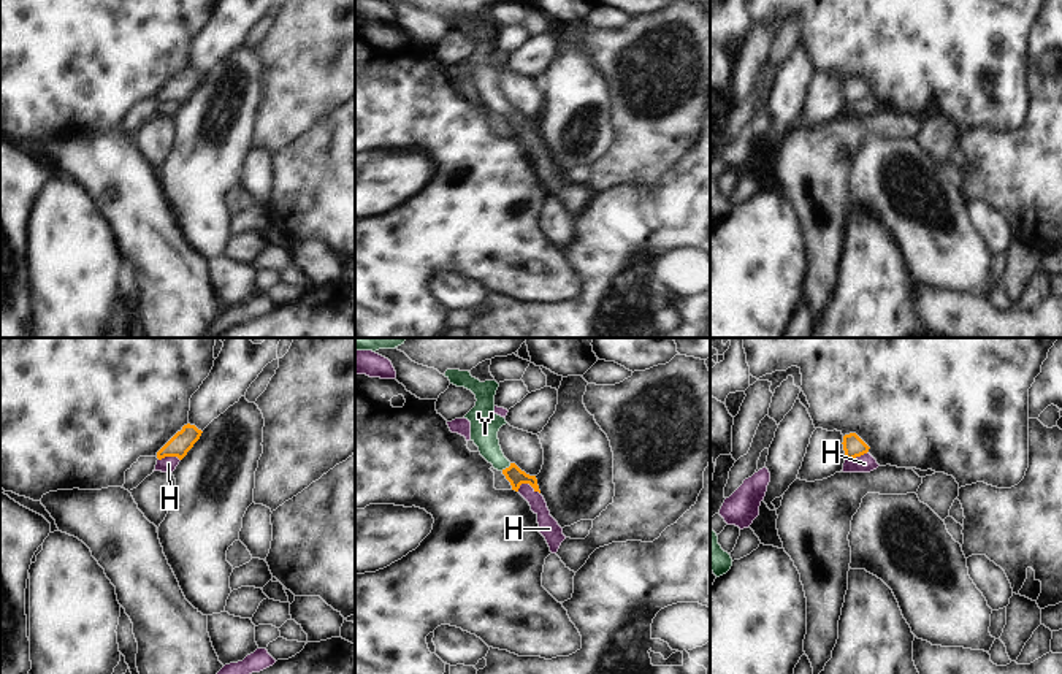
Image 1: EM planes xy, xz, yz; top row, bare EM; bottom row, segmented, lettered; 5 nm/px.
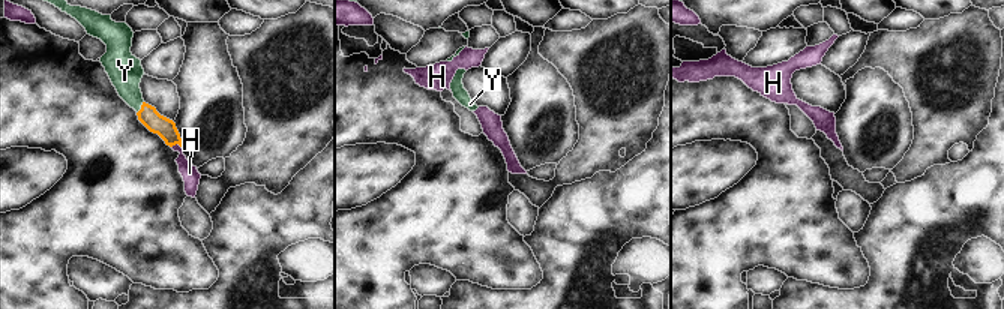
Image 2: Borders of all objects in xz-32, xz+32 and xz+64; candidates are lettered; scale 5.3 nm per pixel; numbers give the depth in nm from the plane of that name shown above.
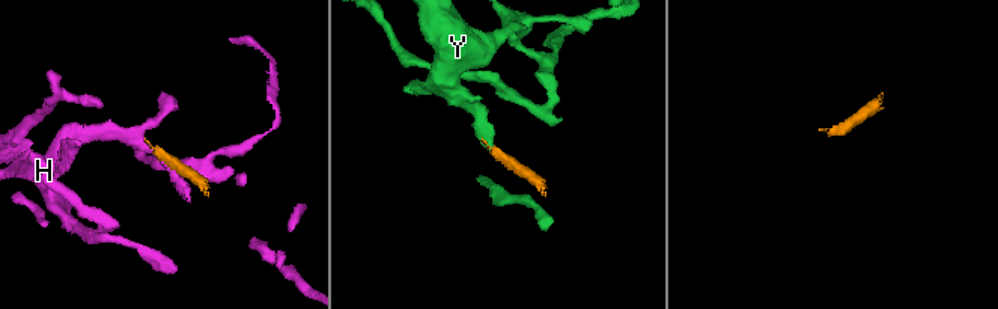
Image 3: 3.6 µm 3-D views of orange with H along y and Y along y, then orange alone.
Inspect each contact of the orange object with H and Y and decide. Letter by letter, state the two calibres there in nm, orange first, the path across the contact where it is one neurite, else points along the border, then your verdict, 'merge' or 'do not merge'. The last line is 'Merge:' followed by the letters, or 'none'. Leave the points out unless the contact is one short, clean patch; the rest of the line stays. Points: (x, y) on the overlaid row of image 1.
H: calibres 90 and 100 nm; border xz (517, 489), (522, 484), (530, 484), (539, 494); do not merge
Y: calibres 90 and 150 nm; way xz (514, 474), (506, 468), (488, 448), (485, 424); merge
Merge: Y

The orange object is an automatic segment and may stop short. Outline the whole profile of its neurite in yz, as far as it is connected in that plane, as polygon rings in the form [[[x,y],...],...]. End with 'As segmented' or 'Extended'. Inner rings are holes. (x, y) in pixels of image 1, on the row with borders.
[[[856,433],[845,435],[842,444],[846,460],[861,457],[870,449]]]. As segmented

